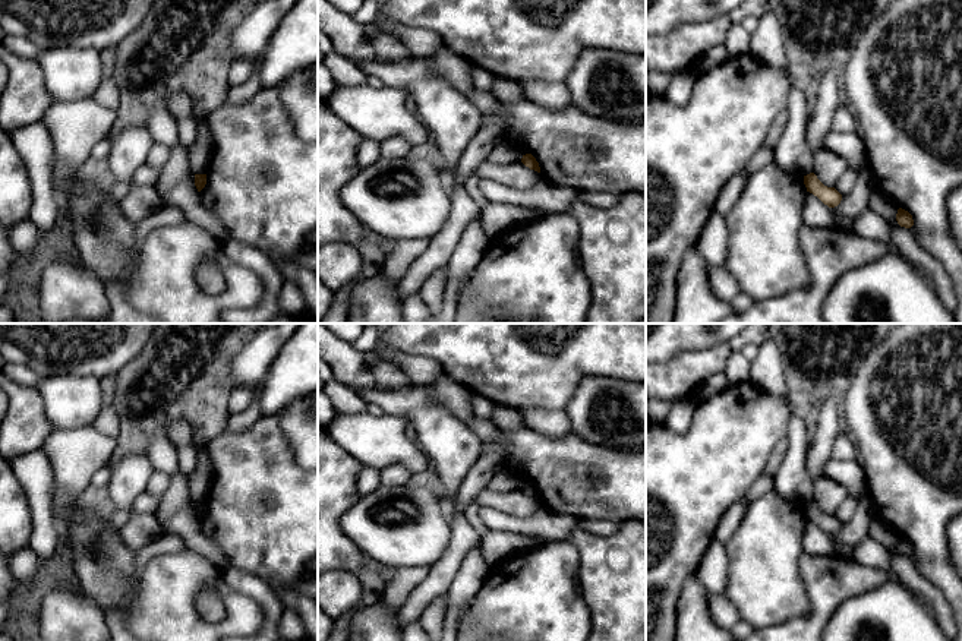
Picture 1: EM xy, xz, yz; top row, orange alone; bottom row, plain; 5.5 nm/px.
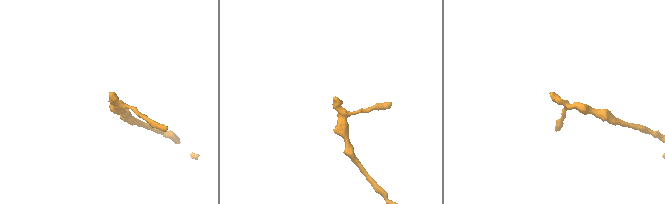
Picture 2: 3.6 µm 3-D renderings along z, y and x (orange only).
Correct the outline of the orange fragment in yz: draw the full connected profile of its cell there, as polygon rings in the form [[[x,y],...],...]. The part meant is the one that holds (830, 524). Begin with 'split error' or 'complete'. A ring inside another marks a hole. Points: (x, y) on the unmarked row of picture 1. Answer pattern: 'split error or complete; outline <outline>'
complete; outline [[[814,501],[804,503],[804,512],[807,520],[817,524],[829,536],[838,534],[842,528],[842,522],[835,515],[824,514]]]

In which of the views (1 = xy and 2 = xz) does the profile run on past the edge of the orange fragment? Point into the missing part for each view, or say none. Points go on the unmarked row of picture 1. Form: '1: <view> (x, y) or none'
1: none
2: none

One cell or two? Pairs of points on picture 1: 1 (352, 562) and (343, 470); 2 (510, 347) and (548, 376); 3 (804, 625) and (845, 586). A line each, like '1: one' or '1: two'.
1: one
2: one
3: one

